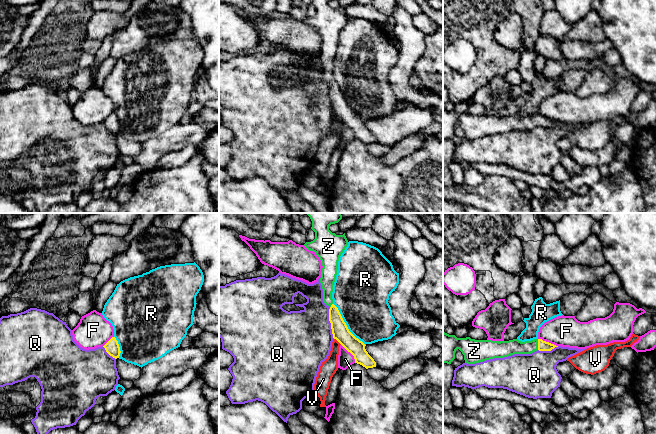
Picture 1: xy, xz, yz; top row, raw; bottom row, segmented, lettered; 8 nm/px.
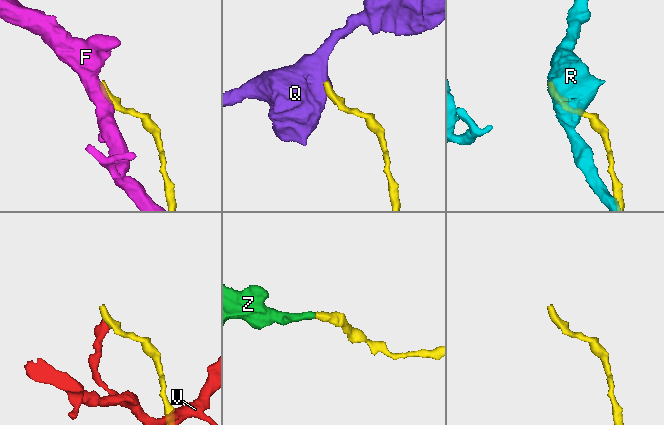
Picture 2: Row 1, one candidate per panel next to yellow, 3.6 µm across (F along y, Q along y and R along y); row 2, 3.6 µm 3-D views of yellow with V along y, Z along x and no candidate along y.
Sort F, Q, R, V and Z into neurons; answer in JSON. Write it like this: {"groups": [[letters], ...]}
{"groups": [["F"], ["Q"], ["R"], ["V"], ["Z"]]}

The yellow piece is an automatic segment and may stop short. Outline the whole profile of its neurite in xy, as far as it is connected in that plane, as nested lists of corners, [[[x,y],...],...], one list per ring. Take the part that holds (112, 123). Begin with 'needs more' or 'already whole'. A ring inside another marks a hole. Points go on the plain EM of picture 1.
already whole; [[[112,113],[103,123],[110,132],[115,135],[119,134],[121,127],[115,113]]]

